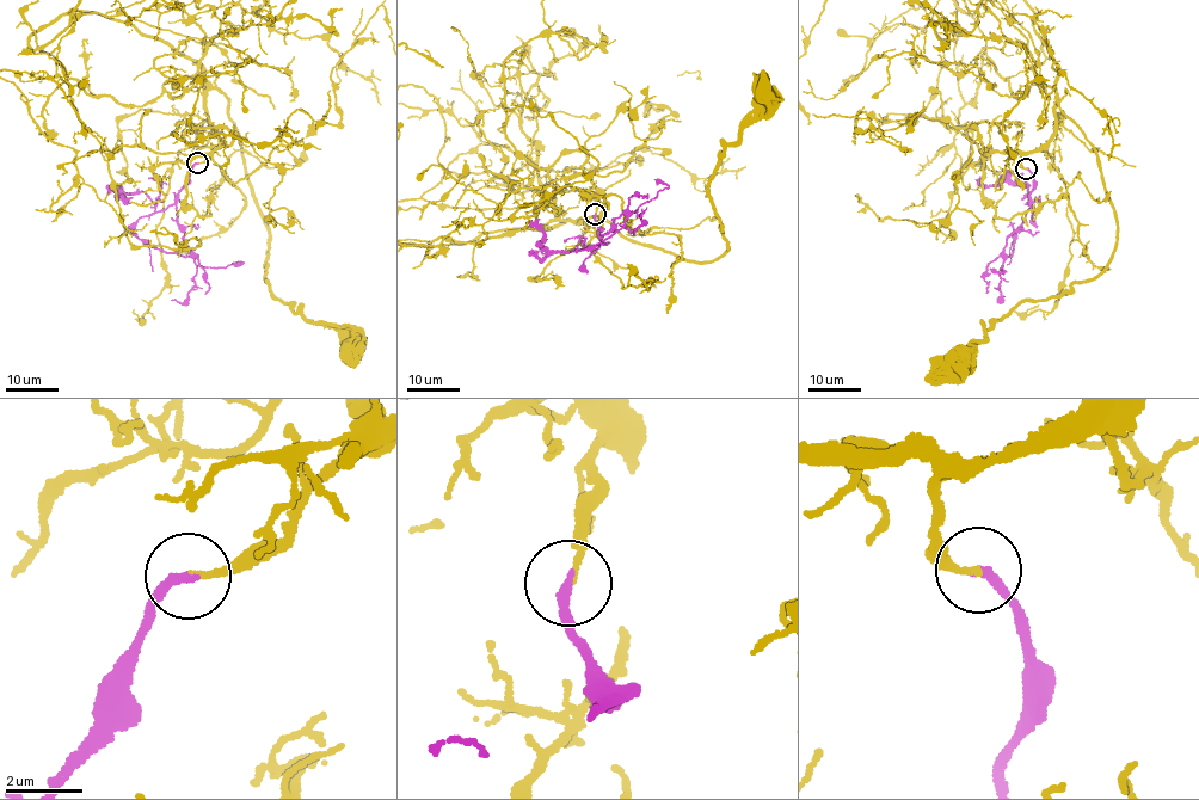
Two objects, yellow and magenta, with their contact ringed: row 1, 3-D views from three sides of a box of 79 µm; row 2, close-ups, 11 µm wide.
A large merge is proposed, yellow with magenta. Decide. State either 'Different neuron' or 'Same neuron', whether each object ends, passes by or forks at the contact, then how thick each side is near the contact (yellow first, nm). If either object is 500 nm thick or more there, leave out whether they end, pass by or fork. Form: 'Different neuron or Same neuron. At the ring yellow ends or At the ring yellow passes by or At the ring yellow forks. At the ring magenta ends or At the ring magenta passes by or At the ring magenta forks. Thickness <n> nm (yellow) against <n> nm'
Same neuron. At the ring yellow ends. At the ring magenta ends. Thickness 140 nm (yellow) against 260 nm

